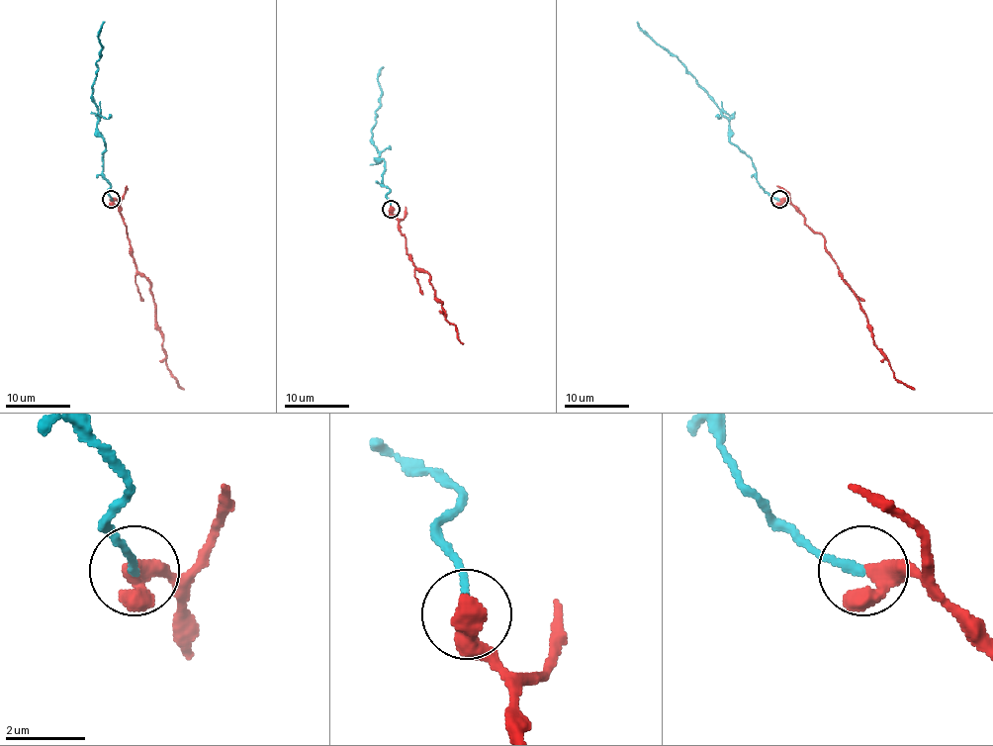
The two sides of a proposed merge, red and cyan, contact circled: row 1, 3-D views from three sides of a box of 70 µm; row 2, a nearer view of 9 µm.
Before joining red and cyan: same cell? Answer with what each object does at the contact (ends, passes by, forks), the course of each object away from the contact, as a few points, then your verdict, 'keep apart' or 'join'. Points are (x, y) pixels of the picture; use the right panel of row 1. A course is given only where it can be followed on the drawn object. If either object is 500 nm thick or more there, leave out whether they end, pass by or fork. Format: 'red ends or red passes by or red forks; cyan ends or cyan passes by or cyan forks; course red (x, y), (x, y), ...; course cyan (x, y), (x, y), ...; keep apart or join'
red passes by; cyan ends; course red (779, 200), (790, 203), (807, 226), (825, 238), (825, 251), (866, 318), (876, 348), (897, 379), (913, 390); course cyan (779, 200), (759, 184), (752, 159), (731, 141), (730, 121), (712, 97), (677, 58), (643, 31), (638, 21); keep apart

